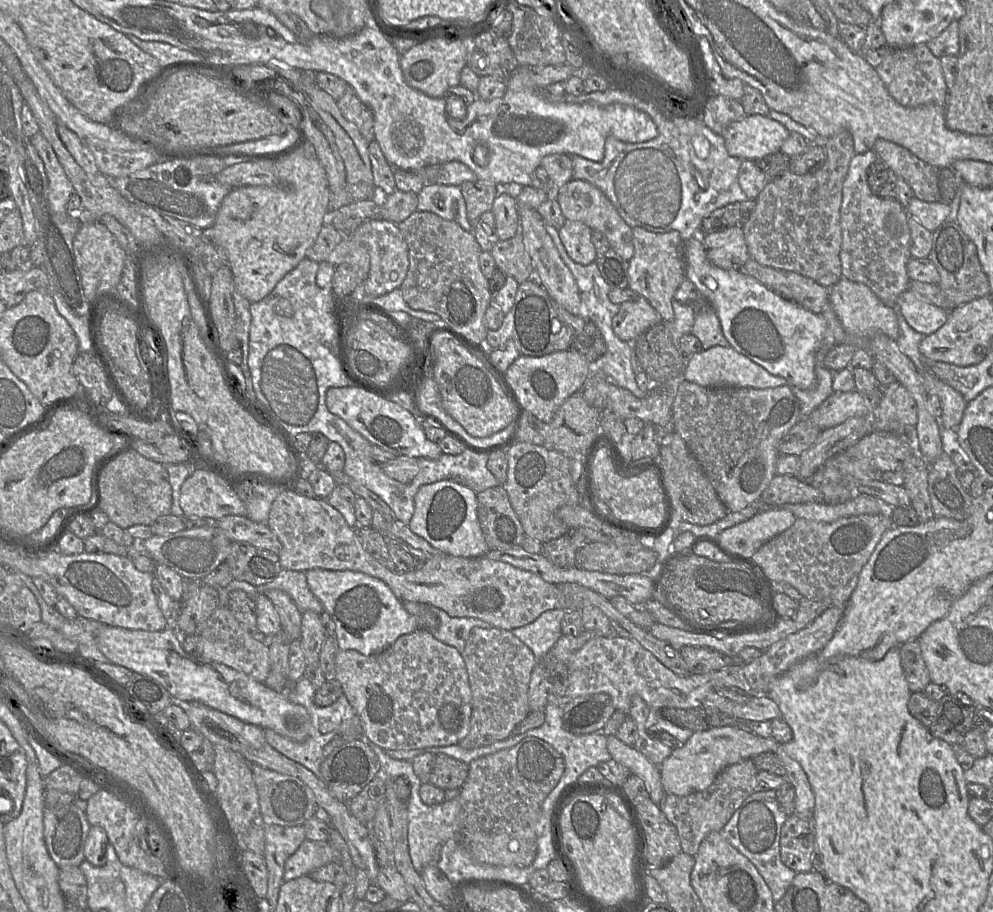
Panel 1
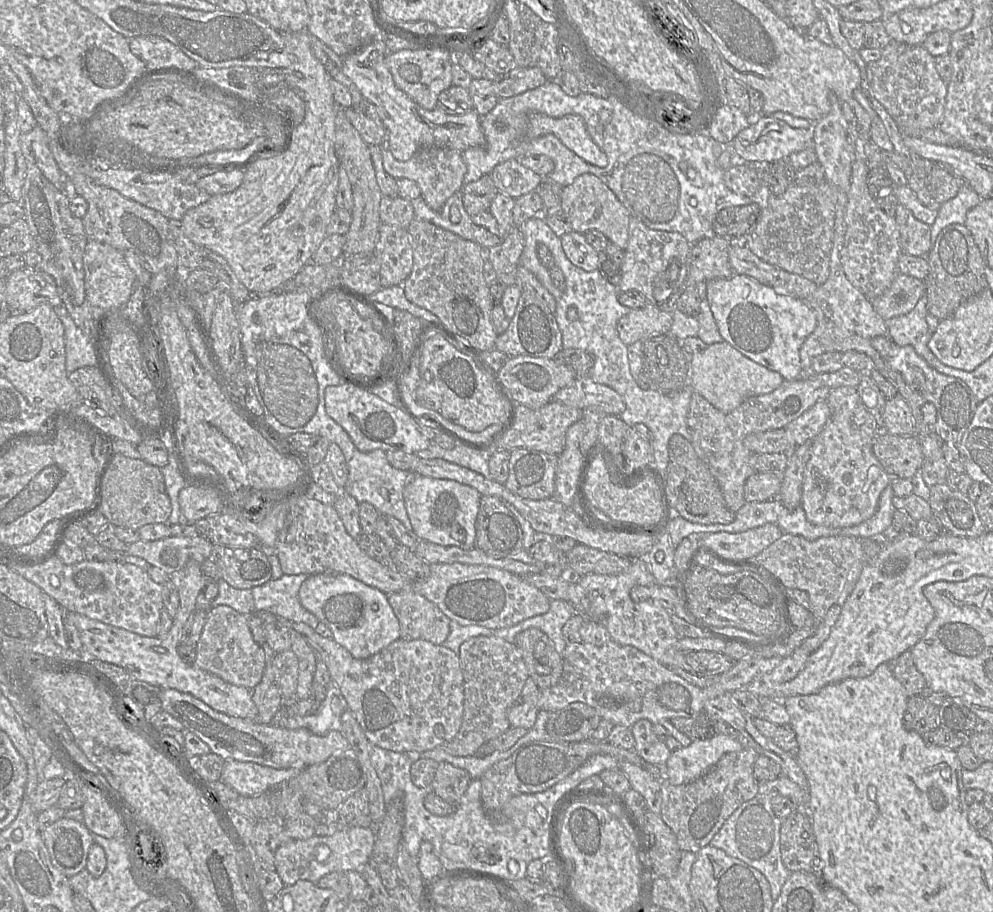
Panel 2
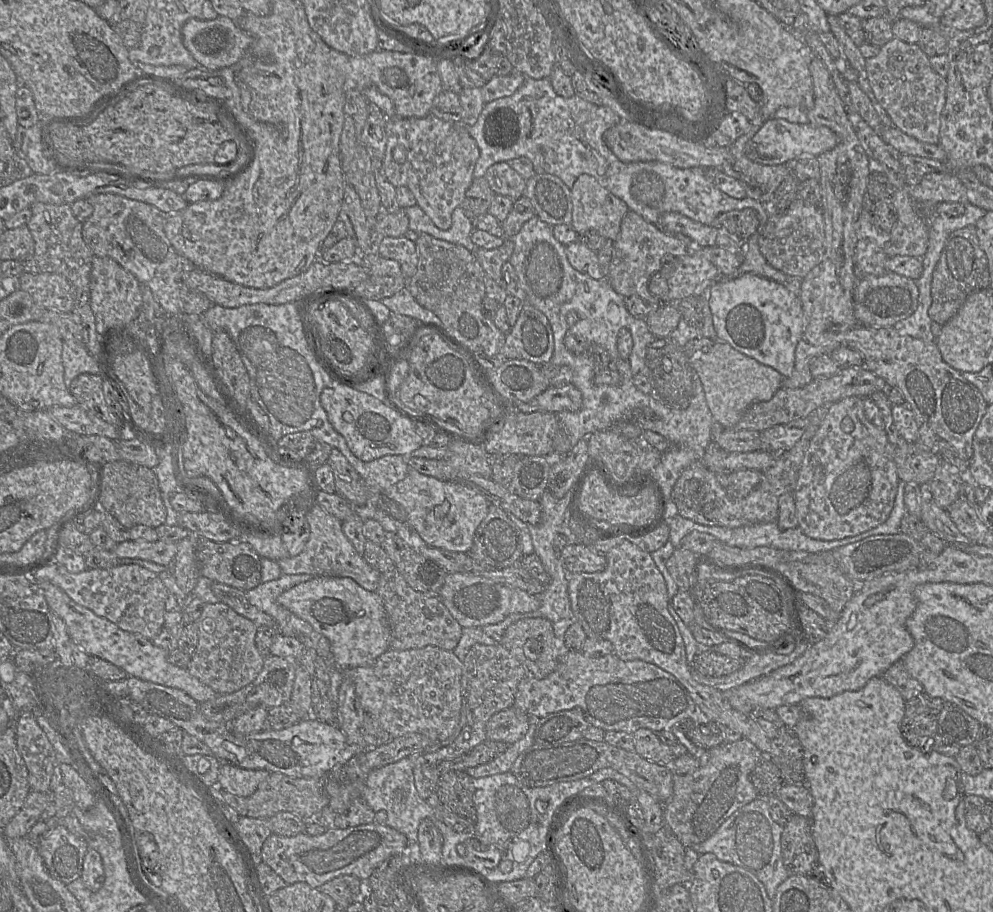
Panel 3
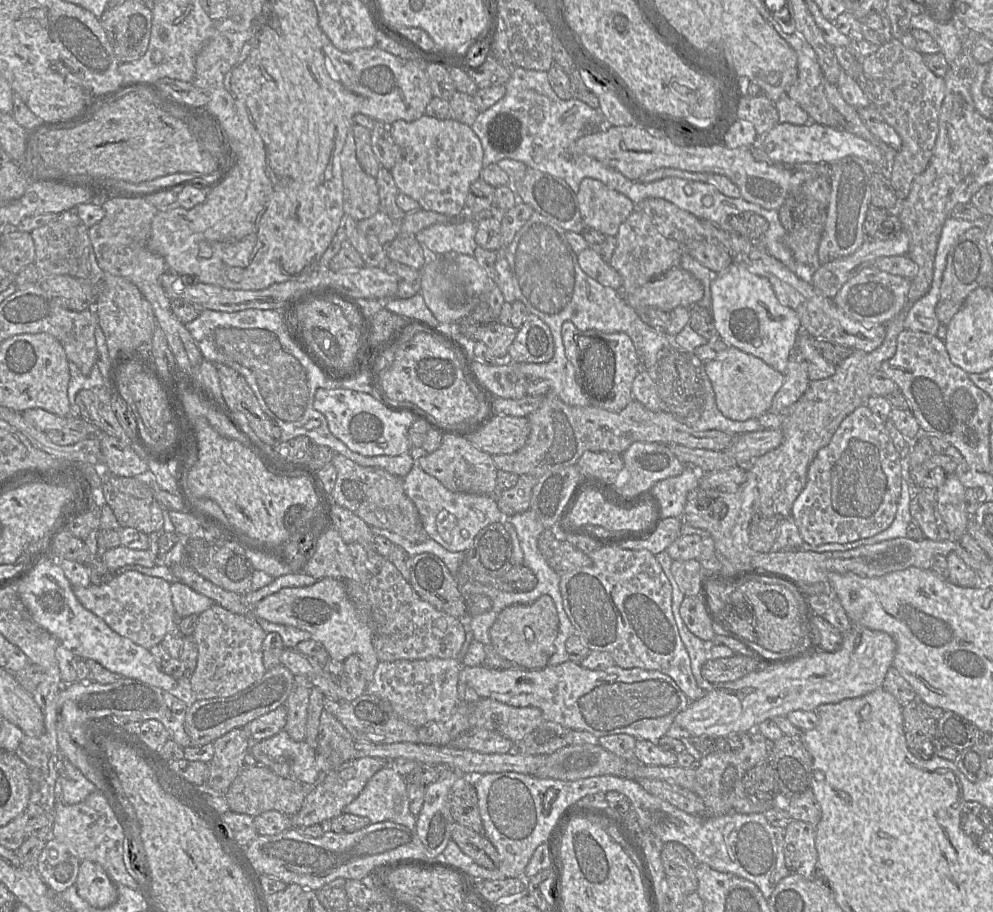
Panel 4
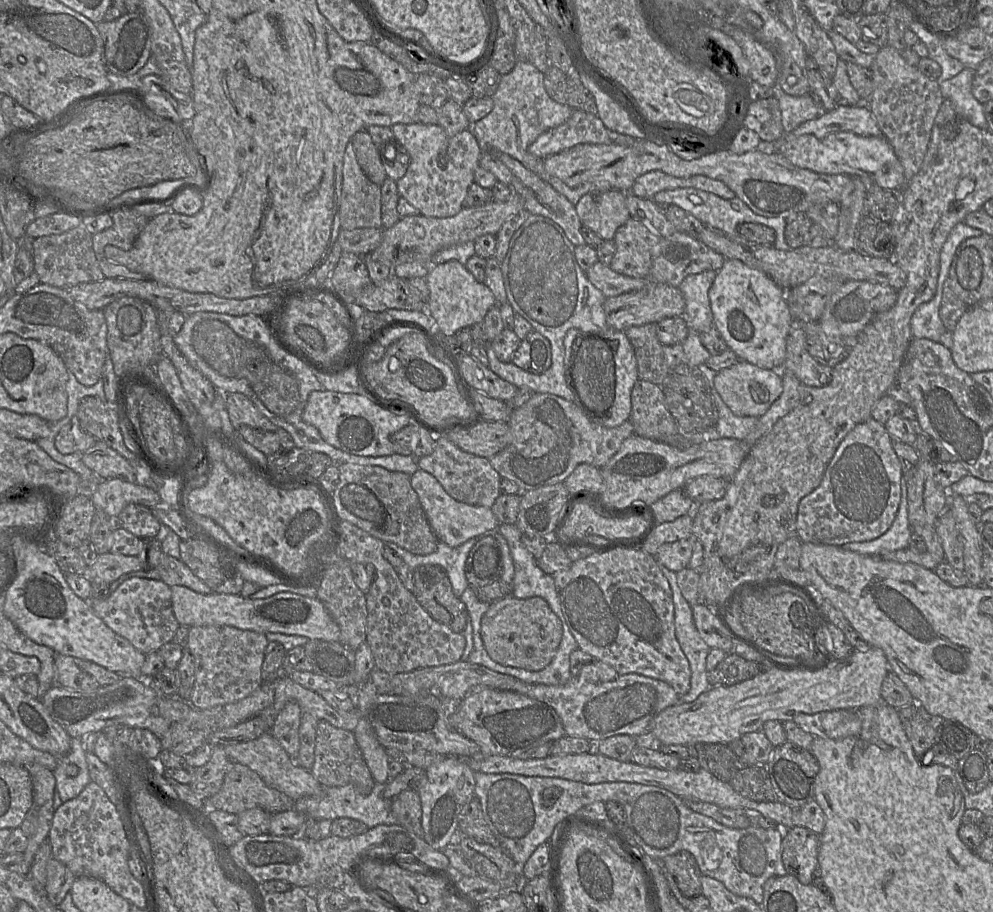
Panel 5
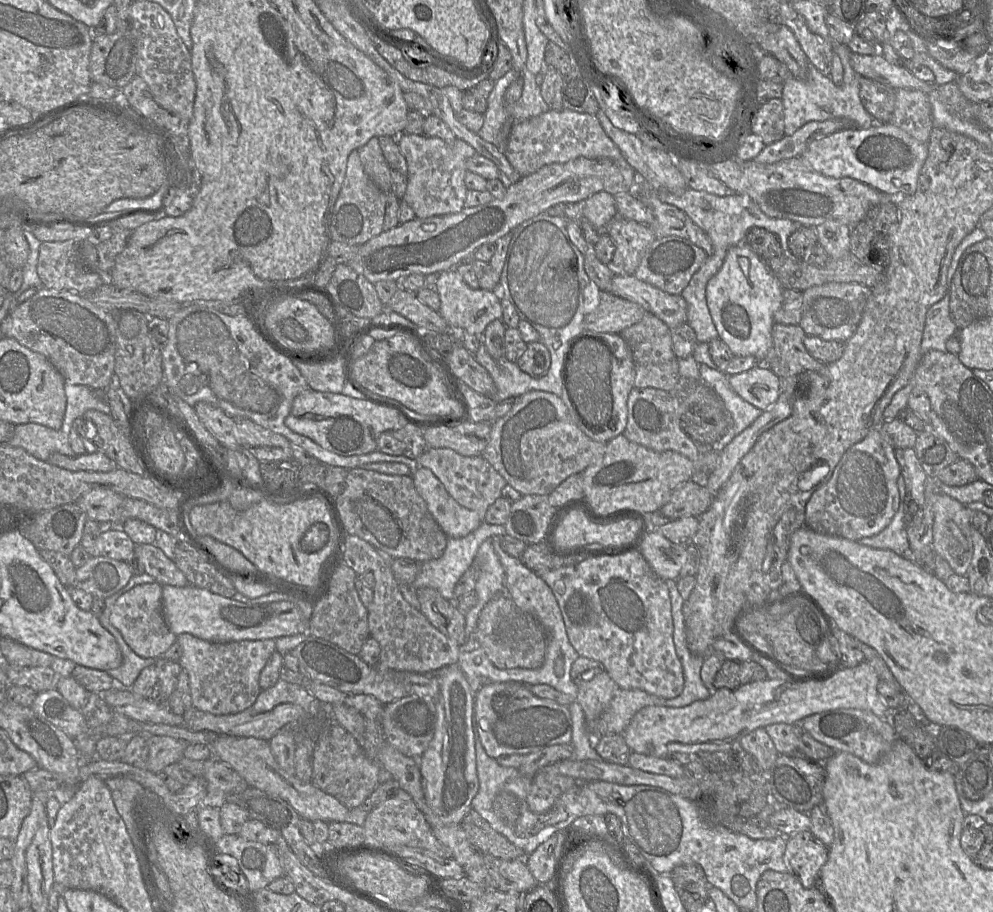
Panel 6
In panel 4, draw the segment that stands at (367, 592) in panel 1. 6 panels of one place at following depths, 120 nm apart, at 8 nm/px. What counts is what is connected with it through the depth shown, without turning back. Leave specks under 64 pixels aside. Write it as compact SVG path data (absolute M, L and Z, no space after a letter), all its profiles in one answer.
M323 578L310 586L283 588L258 602L253 614L269 622L309 632L312 639L323 644L332 660L344 662L349 656L357 655L366 682L373 680L379 660L372 643L371 609L369 614L358 613L341 580Z

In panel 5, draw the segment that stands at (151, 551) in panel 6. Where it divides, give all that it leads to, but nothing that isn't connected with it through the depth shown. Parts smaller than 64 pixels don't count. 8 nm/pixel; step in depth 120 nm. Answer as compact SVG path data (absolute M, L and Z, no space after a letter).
M163 553L154 568L160 575L160 580L168 586L185 586L201 594L211 594L214 591L199 579L180 559Z

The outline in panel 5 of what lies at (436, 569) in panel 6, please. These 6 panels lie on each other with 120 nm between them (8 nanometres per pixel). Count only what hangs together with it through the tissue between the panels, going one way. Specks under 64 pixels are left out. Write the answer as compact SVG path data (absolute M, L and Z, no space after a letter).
M472 538L455 548L439 541L436 551L428 555L412 554L394 543L385 542L384 544L393 549L412 569L422 565L438 565L444 568L454 594L460 598L468 587L465 575L466 560L477 540L478 538Z

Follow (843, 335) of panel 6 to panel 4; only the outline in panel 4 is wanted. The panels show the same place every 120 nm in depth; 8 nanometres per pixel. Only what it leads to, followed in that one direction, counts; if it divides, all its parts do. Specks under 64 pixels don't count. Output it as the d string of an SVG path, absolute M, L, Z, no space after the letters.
M867 267L850 279L834 297L833 301L851 319L865 325L886 325L898 315L907 303L911 280Z

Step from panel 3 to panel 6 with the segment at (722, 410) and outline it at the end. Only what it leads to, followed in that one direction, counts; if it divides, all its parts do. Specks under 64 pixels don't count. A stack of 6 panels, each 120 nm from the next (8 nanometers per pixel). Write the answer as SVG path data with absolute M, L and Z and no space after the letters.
M764 364L728 376L728 380L742 399L763 412L774 405L782 391L782 379Z

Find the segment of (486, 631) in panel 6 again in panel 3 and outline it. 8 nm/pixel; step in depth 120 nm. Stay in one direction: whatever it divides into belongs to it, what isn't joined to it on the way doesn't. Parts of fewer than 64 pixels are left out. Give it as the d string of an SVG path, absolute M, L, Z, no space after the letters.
M523 618L511 624L506 629L499 644L506 648L524 665L529 676L536 679L546 678L559 664L559 658L555 648L553 626L546 618Z

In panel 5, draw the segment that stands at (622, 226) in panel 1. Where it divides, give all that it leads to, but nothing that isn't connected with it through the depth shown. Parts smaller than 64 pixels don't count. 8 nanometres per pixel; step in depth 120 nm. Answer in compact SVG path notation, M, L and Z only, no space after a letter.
M619 190L587 193L575 207L582 225L590 228L603 240L614 239L617 229L630 218L626 193Z

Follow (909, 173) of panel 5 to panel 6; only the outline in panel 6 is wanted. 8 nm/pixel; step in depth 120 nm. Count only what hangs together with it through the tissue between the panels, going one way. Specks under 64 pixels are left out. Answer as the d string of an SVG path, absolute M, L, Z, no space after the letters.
M895 89L895 108L890 123L922 143L928 143L933 129L932 106L927 94Z

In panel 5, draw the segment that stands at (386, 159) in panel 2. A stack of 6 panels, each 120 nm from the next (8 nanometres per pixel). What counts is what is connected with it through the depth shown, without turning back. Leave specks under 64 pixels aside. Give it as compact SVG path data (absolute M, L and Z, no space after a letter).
M397 123L390 127L394 140L409 154L405 175L396 181L403 198L427 217L446 218L463 209L463 201L474 182L474 172L479 167L482 149L471 127L453 137L448 137L438 124Z

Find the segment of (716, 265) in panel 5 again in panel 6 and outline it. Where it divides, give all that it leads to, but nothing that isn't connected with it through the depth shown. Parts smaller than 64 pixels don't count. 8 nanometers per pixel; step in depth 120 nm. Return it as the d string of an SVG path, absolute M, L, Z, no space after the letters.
M678 236L656 238L649 246L637 267L634 276L664 292L681 295L692 276L700 269L709 256L691 241Z

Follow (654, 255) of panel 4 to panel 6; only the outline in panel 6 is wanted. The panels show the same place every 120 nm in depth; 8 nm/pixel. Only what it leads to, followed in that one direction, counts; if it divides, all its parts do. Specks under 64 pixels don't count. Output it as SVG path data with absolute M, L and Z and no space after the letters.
M615 217L607 224L606 233L615 244L611 267L624 274L634 275L642 257L656 236L648 225Z

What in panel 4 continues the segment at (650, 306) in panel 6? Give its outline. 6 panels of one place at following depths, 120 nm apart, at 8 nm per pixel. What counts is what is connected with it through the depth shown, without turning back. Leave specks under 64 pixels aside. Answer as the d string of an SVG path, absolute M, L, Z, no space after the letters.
M588 246L577 255L580 268L601 285L622 291L622 278L619 273L600 257L597 249Z

